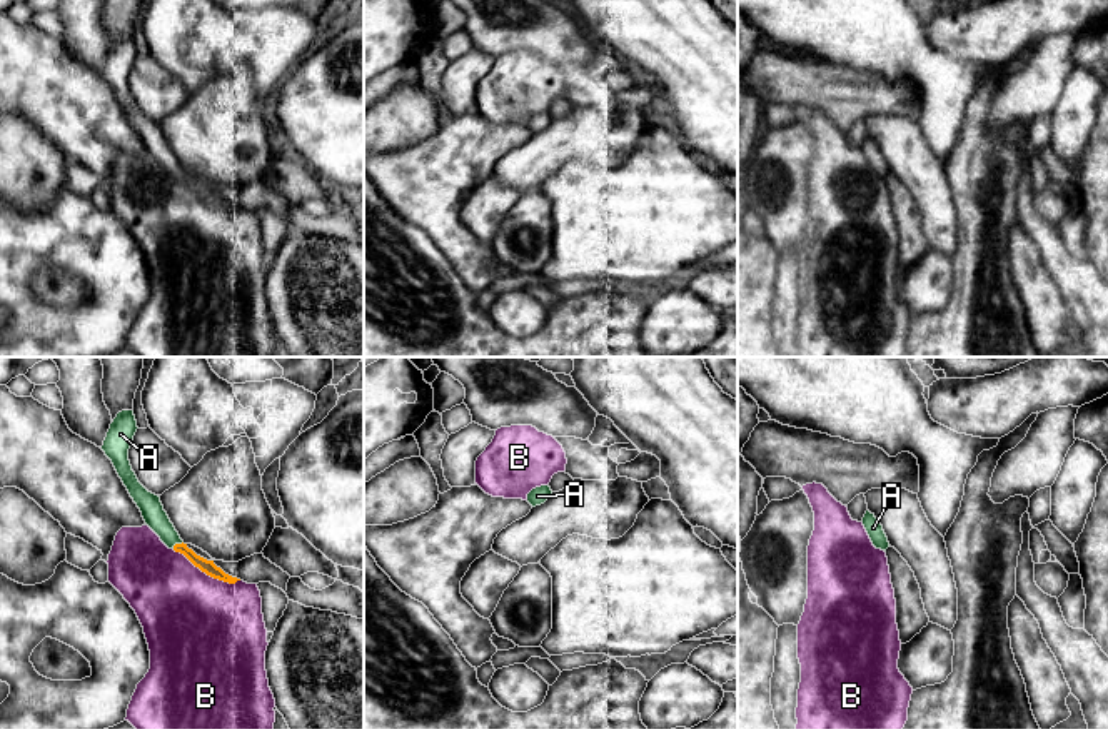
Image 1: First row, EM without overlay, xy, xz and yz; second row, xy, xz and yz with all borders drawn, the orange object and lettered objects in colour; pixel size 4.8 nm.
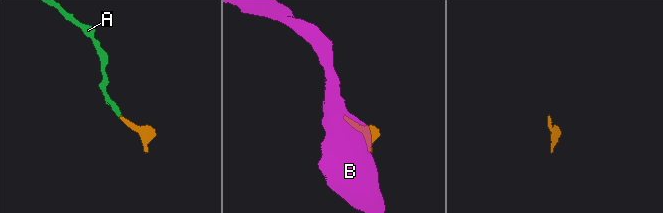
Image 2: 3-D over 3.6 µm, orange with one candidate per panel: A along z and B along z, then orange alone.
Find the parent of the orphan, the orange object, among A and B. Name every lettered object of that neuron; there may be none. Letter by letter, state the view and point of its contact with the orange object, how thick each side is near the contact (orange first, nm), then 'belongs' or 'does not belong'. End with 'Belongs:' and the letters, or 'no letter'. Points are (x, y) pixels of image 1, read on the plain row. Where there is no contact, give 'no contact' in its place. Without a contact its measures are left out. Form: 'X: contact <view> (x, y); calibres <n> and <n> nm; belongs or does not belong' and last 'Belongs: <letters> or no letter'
A: contact xy (177, 170); calibres 70 and 110 nm; belongs
B: contact xy (206, 199); calibres 70 and 480 nm; does not belong
Belongs: A

